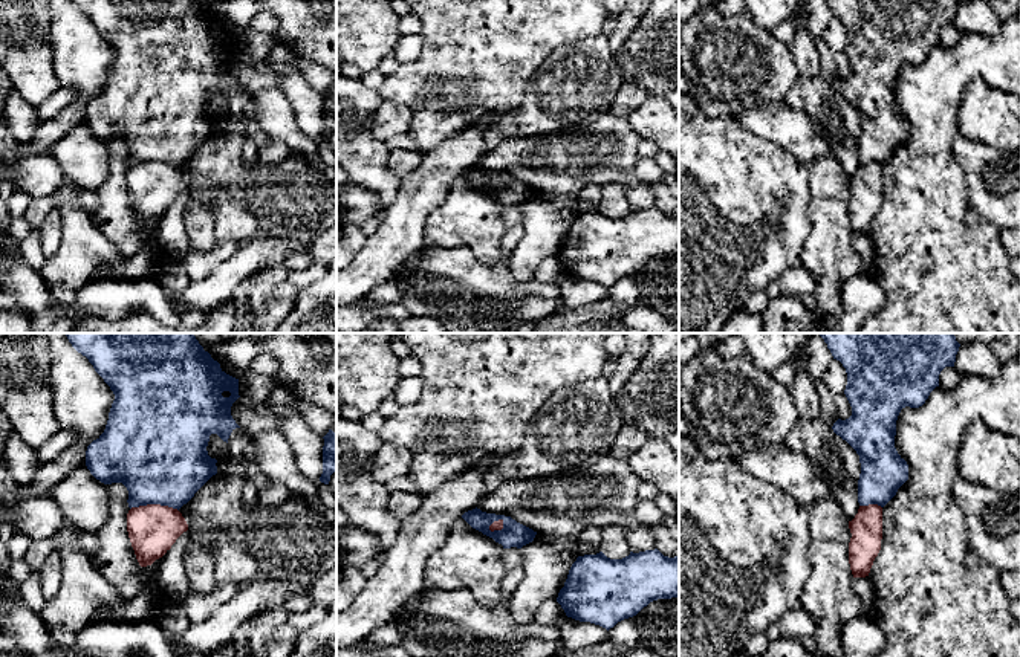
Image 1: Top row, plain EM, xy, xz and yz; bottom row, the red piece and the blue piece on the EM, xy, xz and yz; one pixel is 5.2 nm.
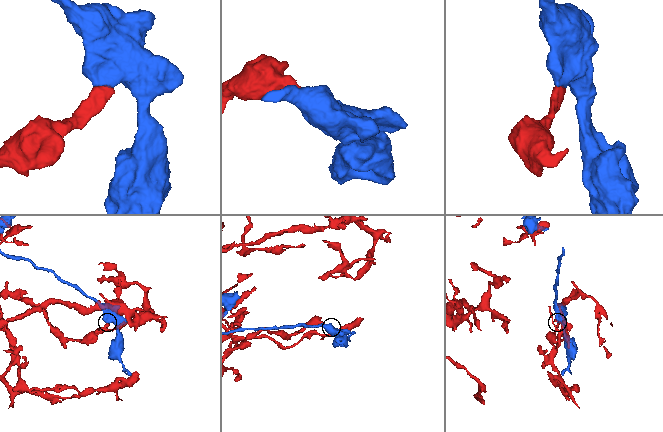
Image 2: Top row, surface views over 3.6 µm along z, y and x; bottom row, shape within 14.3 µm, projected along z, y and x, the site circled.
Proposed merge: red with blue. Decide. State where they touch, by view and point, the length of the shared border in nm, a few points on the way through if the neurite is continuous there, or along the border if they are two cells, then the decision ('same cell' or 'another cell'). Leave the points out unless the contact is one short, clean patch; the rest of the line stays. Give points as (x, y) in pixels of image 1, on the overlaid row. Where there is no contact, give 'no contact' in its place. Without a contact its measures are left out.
xy (155, 504) | 260 nm | along xy (130, 508), (167, 504), (178, 511) | another cell

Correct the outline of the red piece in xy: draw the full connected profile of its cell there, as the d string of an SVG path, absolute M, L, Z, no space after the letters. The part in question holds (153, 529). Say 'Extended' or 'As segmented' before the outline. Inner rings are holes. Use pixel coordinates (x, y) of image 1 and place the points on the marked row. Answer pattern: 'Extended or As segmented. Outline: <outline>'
As segmented. Outline: M147 504L127 513L128 538L141 567L162 558L187 530L182 513L168 506Z

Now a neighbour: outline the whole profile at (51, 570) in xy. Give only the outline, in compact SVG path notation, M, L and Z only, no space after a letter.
M52 552L40 567L40 581L44 599L52 599L61 585L61 559L57 552Z

